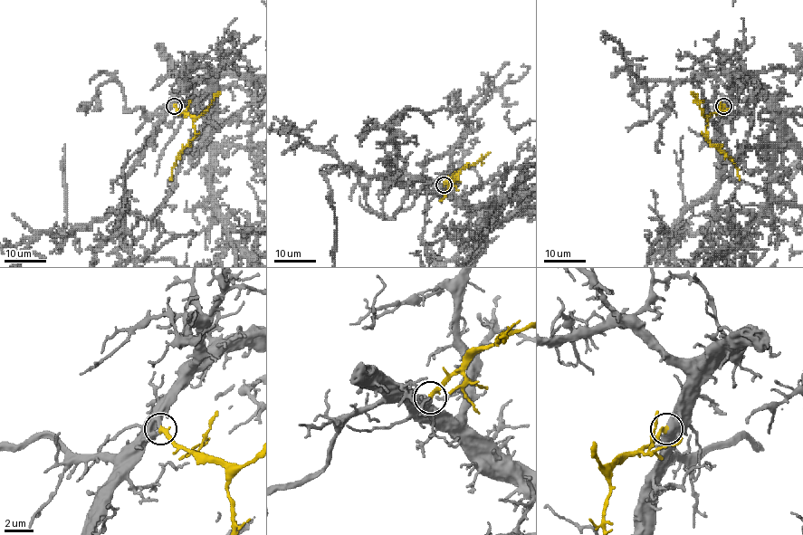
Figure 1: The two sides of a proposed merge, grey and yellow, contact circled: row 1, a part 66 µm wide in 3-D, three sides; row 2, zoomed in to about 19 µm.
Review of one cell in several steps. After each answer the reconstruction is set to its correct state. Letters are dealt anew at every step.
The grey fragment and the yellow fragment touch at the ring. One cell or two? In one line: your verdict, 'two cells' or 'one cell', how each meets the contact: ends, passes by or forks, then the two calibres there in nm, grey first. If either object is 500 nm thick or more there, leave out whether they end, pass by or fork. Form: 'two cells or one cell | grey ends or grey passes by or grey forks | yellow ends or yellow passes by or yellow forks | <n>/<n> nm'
one cell | grey passes by | yellow ends | 400/300 nm

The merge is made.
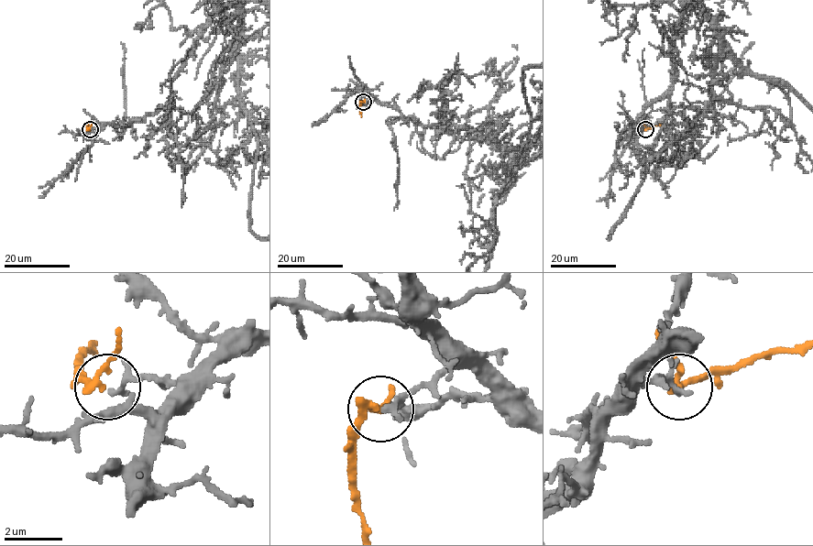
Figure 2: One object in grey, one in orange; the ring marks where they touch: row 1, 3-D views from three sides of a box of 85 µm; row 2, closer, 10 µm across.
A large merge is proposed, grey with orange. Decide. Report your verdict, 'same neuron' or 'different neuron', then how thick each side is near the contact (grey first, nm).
different neuron; 140 nm thick on the grey side, 240 nm on the other

